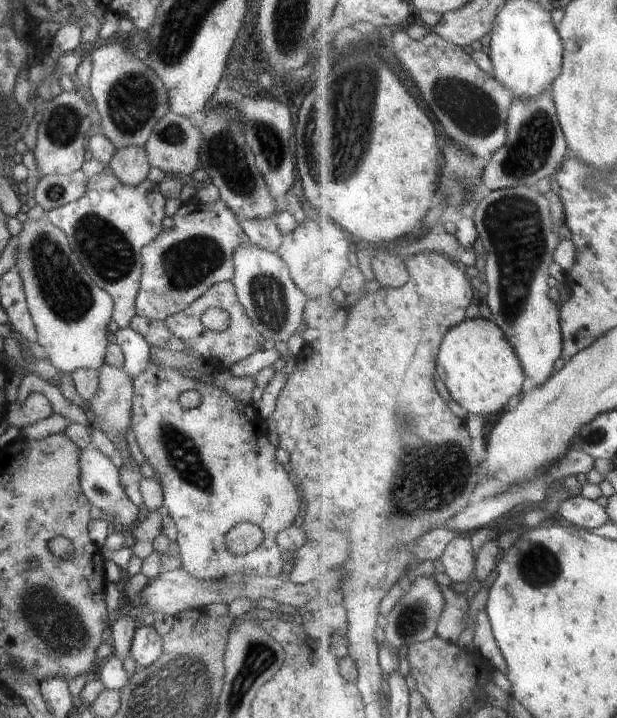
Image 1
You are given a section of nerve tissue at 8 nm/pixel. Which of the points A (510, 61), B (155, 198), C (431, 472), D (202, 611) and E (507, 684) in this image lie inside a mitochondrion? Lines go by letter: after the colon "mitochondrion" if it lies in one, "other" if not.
A: other
B: other
C: mitochondrion
D: other
E: other

